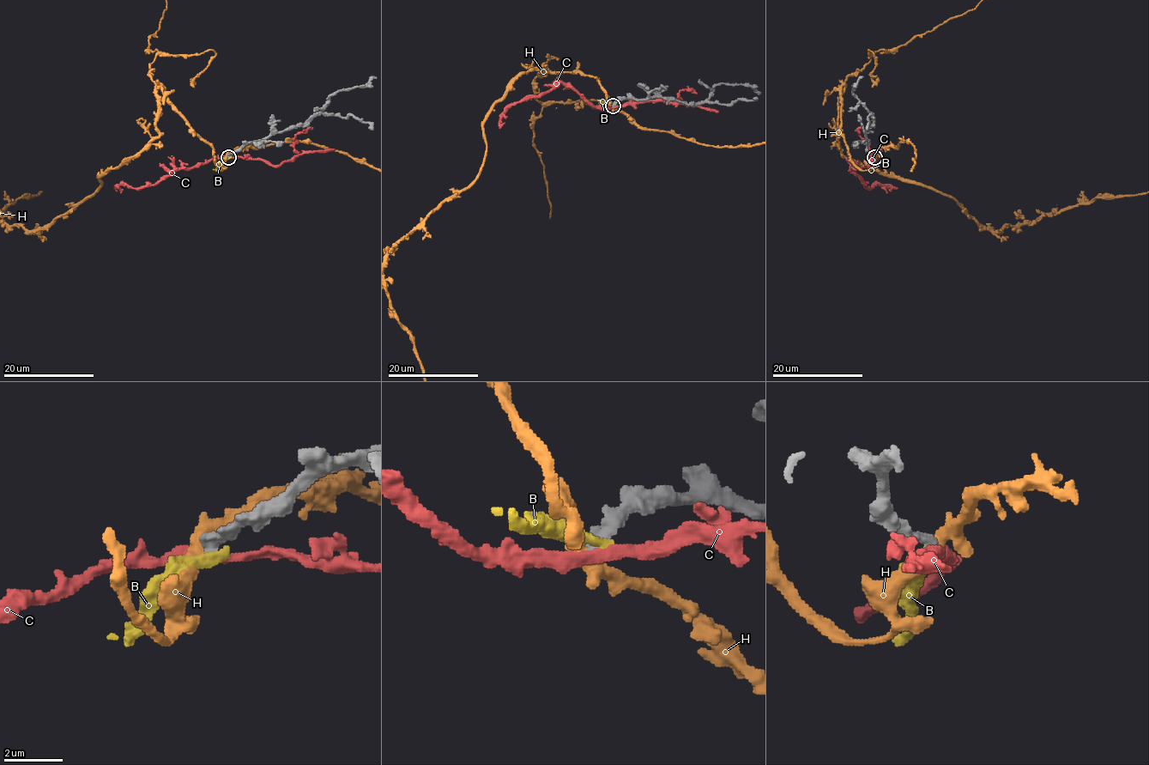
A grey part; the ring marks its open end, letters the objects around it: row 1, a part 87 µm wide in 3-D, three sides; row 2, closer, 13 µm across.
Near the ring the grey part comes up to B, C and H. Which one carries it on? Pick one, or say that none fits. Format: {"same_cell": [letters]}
{"same_cell": []}

